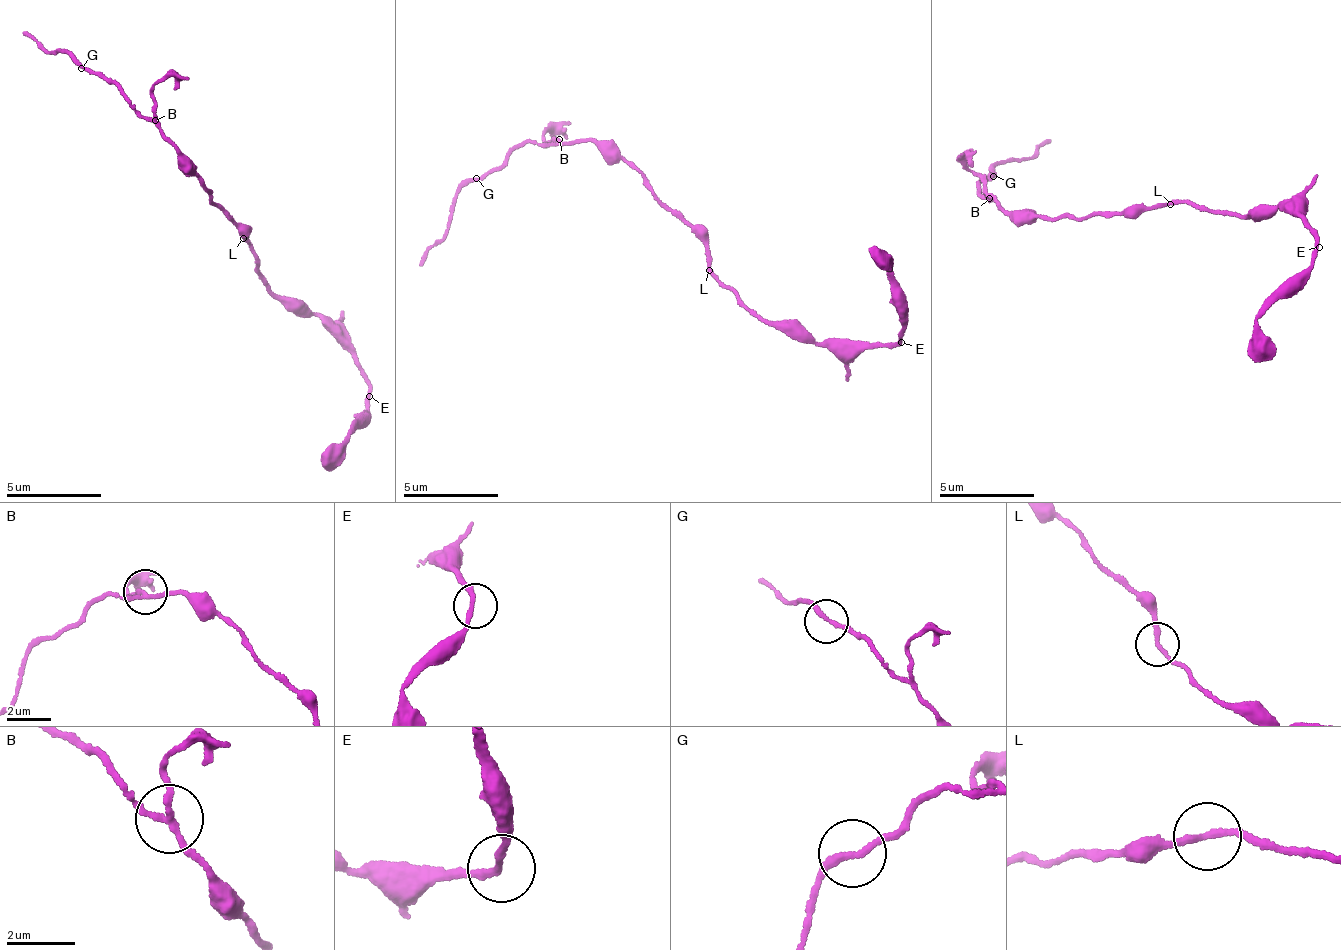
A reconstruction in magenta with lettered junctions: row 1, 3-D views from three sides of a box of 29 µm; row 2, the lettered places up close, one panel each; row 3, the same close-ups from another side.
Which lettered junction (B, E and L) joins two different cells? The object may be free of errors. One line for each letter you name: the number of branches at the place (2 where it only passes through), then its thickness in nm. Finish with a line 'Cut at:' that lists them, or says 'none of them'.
B: branches 3; calibre 170 nm
Cut at: B

